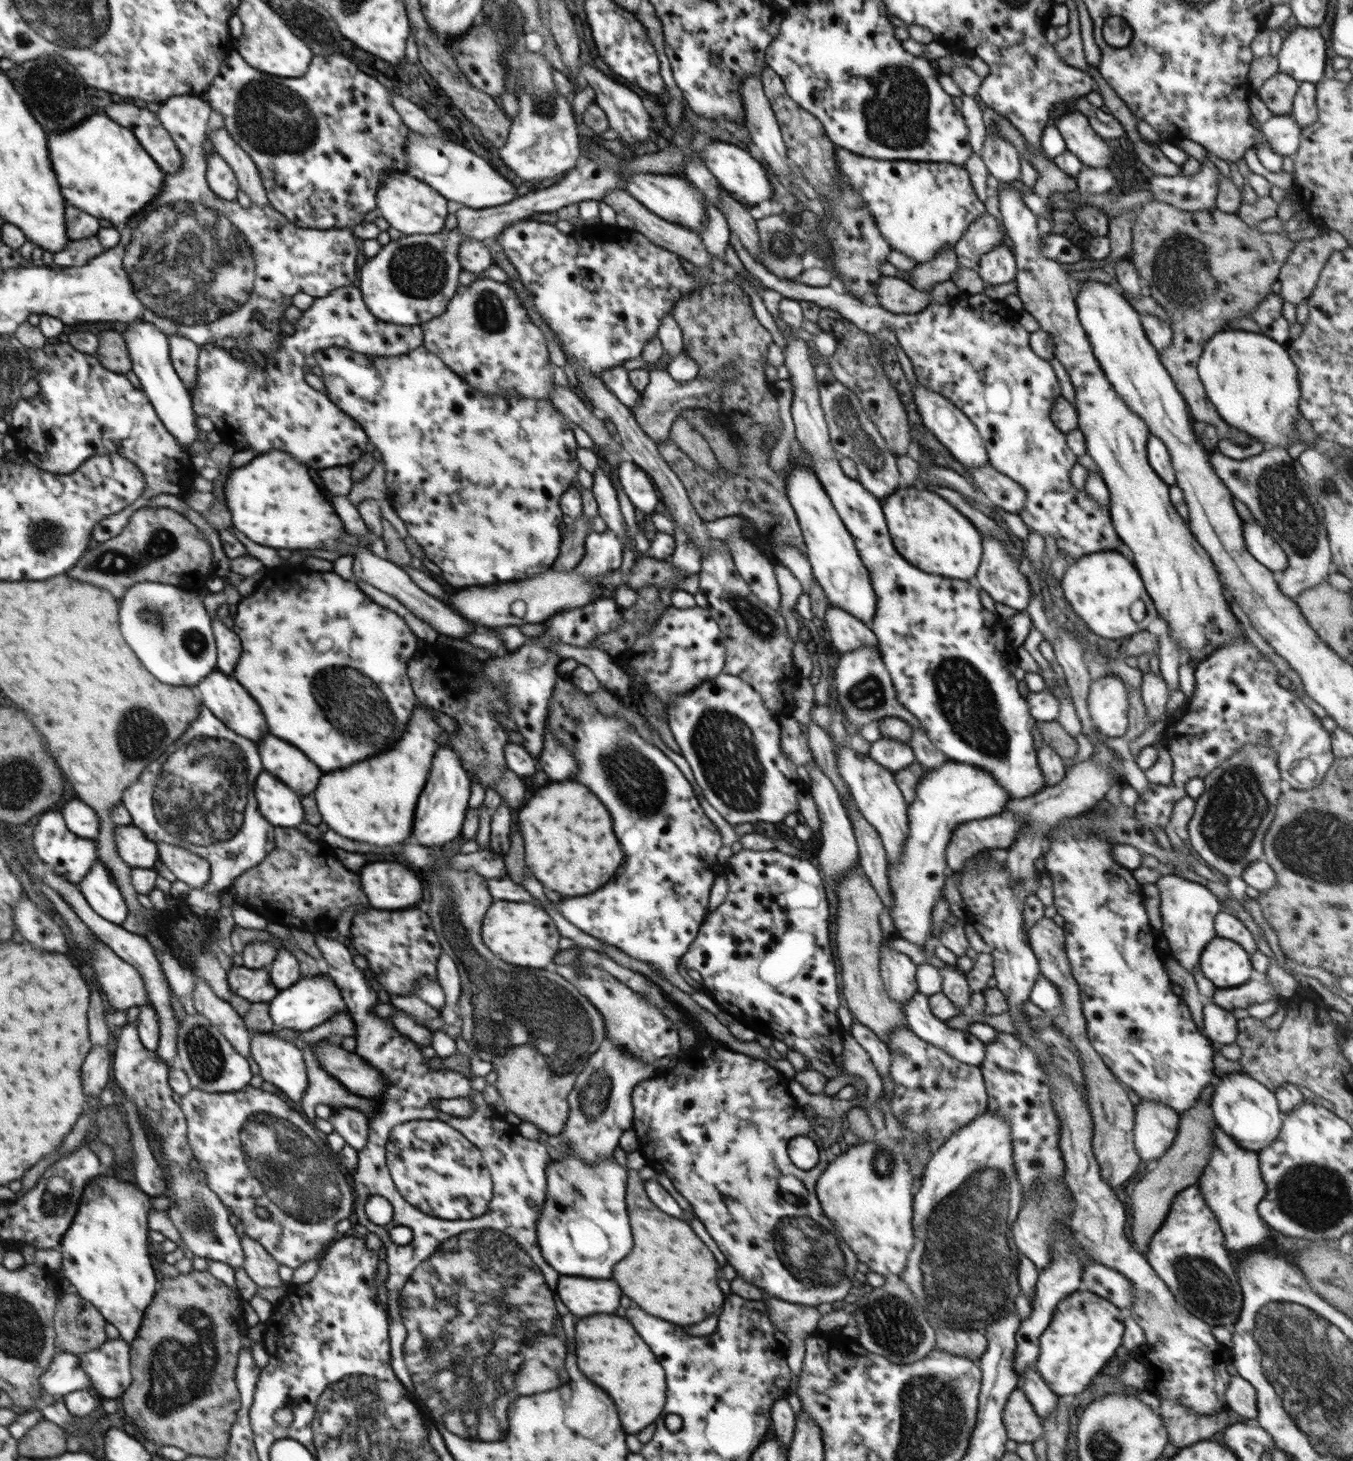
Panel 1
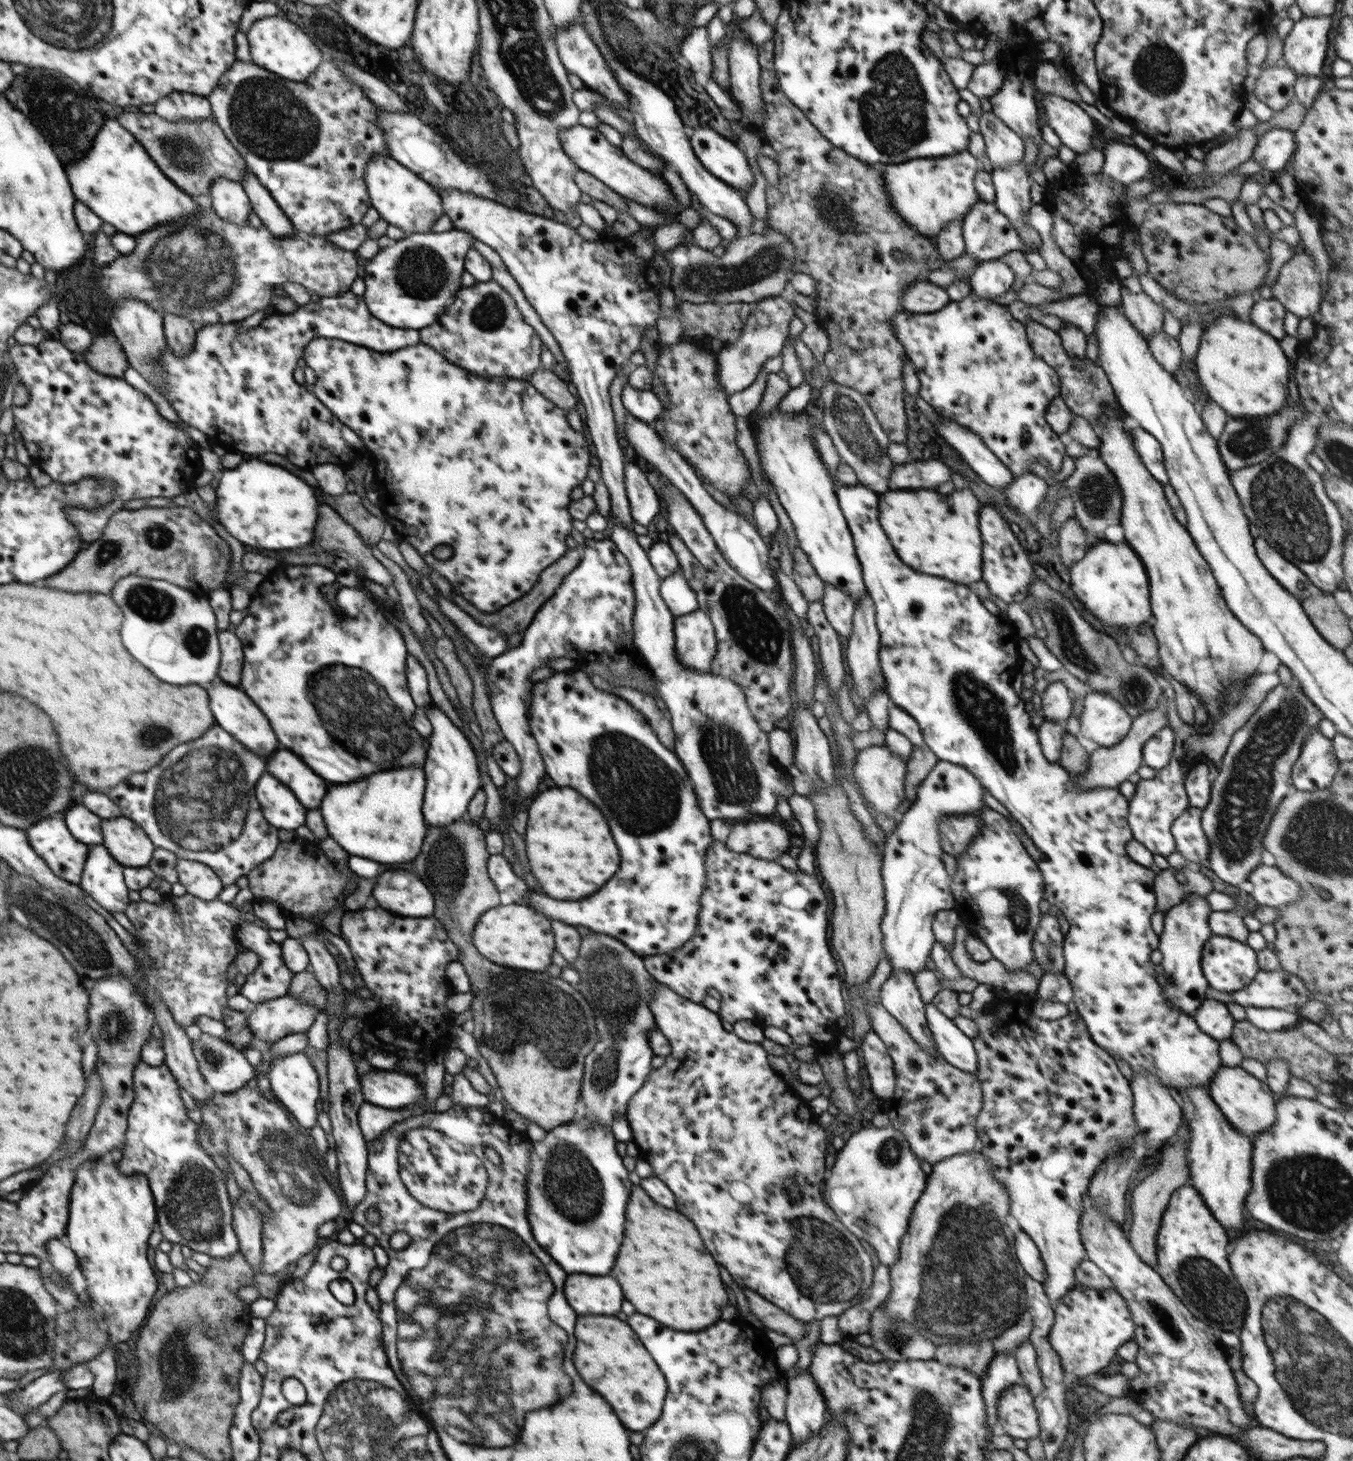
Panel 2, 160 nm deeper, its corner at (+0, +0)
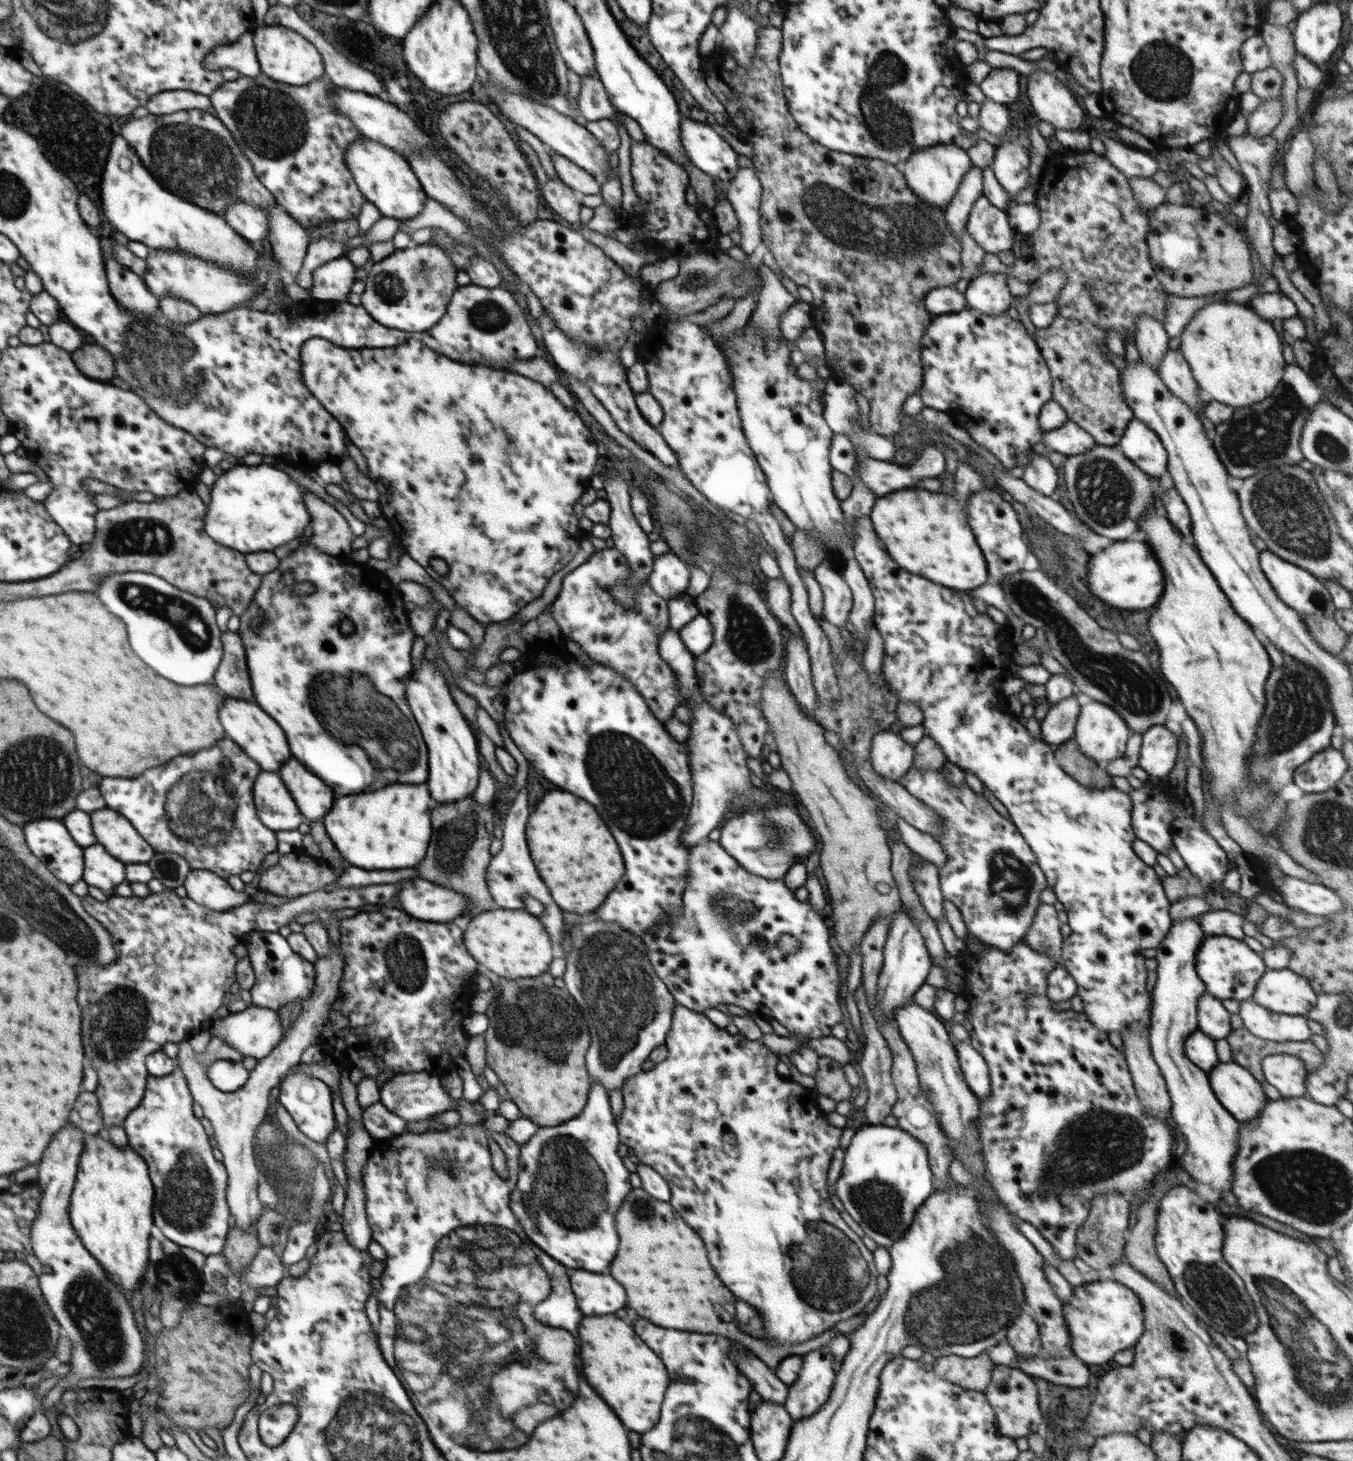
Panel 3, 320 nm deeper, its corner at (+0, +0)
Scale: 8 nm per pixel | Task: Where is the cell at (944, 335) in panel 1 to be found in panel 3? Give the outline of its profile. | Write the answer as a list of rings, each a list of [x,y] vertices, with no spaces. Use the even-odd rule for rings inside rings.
[[[965,308],[960,312],[936,315],[930,321],[929,327],[925,330],[921,342],[921,359],[923,362],[923,383],[918,394],[921,396],[924,406],[934,408],[938,412],[945,412],[950,416],[950,420],[956,421],[962,428],[970,434],[980,446],[987,448],[1005,467],[1011,468],[1021,464],[1022,458],[1032,452],[1032,447],[1038,442],[1043,442],[1045,431],[1040,428],[1038,415],[1041,408],[1052,399],[1052,379],[1051,374],[1044,360],[1034,336],[1029,335],[1020,321],[1013,320],[1007,312],[1003,314],[982,314],[979,310]]]

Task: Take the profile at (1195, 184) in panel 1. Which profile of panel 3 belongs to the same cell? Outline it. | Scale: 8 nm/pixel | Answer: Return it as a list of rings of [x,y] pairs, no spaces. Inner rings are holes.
[[[1282,98],[1263,100],[1261,104],[1247,117],[1248,131],[1244,135],[1261,137],[1270,135],[1280,124],[1284,114],[1284,102]]]

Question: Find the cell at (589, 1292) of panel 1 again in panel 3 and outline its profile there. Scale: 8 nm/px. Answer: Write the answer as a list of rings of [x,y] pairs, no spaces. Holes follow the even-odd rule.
[[[574,1270],[570,1274],[570,1282],[578,1308],[586,1316],[614,1314],[626,1306],[626,1292],[610,1274]]]

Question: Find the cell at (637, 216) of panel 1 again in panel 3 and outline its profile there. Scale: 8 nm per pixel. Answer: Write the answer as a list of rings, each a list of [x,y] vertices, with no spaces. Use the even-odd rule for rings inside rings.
[[[554,153],[551,156],[551,161],[558,177],[562,179],[562,183],[570,189],[584,194],[598,194],[601,192],[601,186],[596,183],[594,176],[585,172],[580,166],[576,166],[569,158]]]

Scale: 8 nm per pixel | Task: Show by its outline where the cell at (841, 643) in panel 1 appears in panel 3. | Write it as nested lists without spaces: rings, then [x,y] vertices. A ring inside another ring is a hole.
[[[827,563],[818,565],[812,573],[823,593],[823,617],[841,630],[847,629],[853,607],[851,589],[840,574]]]

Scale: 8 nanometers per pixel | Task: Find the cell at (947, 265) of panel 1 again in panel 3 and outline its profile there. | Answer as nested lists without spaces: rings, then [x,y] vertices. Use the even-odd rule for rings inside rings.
[[[976,165],[962,178],[962,184],[945,209],[945,217],[953,235],[961,240],[964,224],[967,222],[972,205],[983,194],[982,170]]]

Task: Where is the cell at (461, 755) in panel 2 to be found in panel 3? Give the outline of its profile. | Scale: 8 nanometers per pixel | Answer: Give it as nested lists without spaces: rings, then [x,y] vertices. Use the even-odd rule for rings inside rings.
[[[426,658],[417,664],[417,669],[411,671],[411,677],[406,681],[406,698],[408,706],[415,717],[415,724],[421,730],[423,739],[428,749],[429,777],[426,782],[431,798],[438,803],[451,803],[452,801],[464,800],[470,798],[476,790],[479,783],[479,766],[482,763],[482,757],[479,753],[477,736],[470,722],[462,715],[458,705],[450,695],[450,689],[446,684],[444,676],[440,669],[434,664],[430,664]]]

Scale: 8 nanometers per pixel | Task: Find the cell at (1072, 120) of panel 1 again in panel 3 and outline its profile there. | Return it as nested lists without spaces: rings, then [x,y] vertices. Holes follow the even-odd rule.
[[[1036,70],[1027,77],[1026,96],[1040,121],[1053,124],[1056,130],[1080,130],[1085,114],[1071,90],[1044,70]]]

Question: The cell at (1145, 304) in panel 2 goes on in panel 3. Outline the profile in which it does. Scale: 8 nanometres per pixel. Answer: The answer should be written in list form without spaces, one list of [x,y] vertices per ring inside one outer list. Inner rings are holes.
[[[1141,314],[1136,319],[1136,326],[1135,345],[1140,353],[1141,360],[1144,360],[1148,366],[1159,372],[1161,360],[1167,353],[1168,342],[1170,342],[1164,324],[1154,317]]]

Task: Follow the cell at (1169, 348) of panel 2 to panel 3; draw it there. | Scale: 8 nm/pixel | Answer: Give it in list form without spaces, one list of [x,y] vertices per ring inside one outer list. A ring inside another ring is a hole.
[[[1180,349],[1167,350],[1158,373],[1170,392],[1187,404],[1196,415],[1202,410],[1203,405],[1198,398],[1198,383],[1194,380],[1188,361]]]

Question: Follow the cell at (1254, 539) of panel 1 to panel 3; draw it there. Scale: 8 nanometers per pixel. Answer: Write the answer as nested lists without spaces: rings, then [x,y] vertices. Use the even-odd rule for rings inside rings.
[[[1268,550],[1259,552],[1259,564],[1262,572],[1266,575],[1266,579],[1274,588],[1276,595],[1284,604],[1293,608],[1298,614],[1302,616],[1315,614],[1326,618],[1334,617],[1334,612],[1336,612],[1337,608],[1332,603],[1329,591],[1313,574],[1294,564],[1289,564]]]

